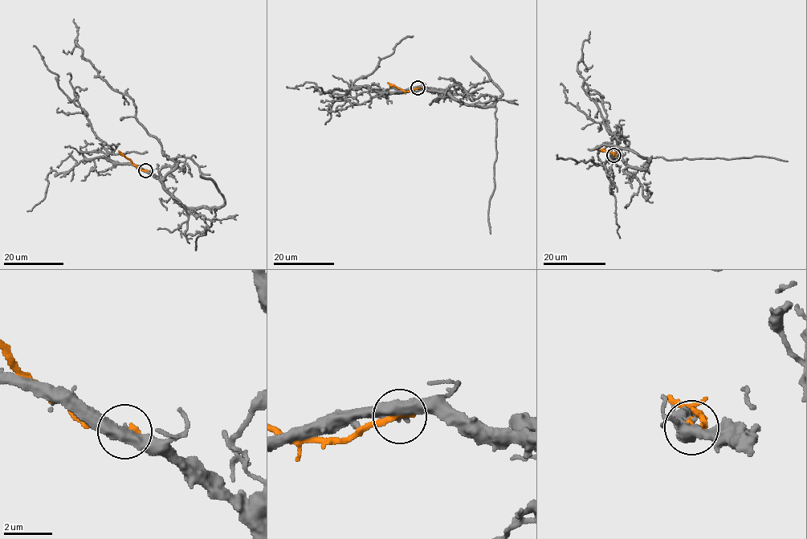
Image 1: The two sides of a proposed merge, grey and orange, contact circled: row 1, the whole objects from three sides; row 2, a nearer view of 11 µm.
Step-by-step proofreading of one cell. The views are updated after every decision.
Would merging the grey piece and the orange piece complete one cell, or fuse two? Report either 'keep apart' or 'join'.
keep apart

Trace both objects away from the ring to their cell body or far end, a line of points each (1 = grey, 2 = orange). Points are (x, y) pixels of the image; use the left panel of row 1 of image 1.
1: (145, 171), (163, 178), (175, 164), (137, 120), (132, 99), (112, 89), (84, 58), (74, 19)
2: (145, 171), (134, 165), (119, 150)

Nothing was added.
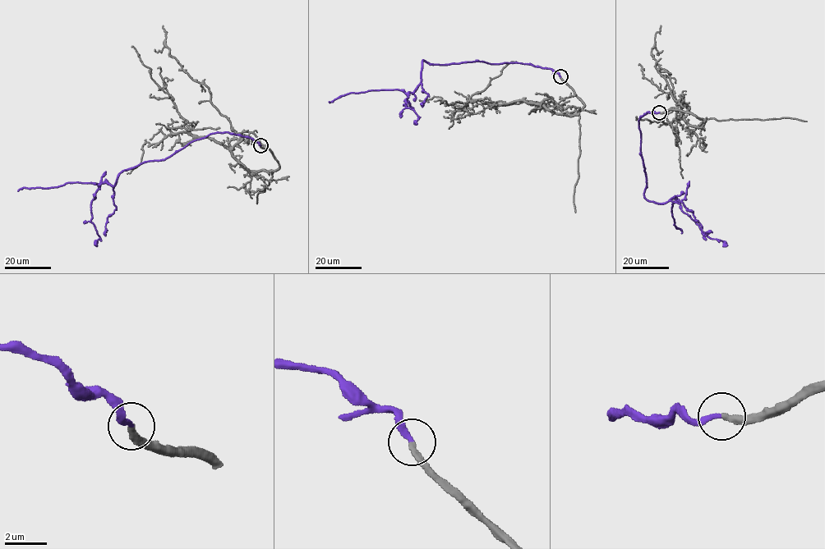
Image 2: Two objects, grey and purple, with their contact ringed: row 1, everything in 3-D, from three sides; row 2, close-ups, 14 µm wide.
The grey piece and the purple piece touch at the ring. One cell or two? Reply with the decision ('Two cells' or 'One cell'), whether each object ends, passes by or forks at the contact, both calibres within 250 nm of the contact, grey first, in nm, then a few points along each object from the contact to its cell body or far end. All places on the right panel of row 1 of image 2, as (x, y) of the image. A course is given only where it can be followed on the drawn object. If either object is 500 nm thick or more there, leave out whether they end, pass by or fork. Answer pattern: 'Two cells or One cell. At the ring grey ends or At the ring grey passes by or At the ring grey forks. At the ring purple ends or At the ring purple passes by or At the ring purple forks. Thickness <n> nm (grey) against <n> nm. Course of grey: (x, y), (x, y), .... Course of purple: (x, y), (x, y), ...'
One cell. At the ring grey ends. At the ring purple ends. Thickness 300 nm (grey) against 260 nm. Course of grey: (659, 112), (679, 110), (703, 122), (701, 127), (686, 121), (680, 103), (657, 71), (652, 48), (661, 25). Course of purple: (659, 112), (648, 112), (638, 121), (647, 178), (644, 196), (665, 203), (675, 197), (671, 212), (681, 233)

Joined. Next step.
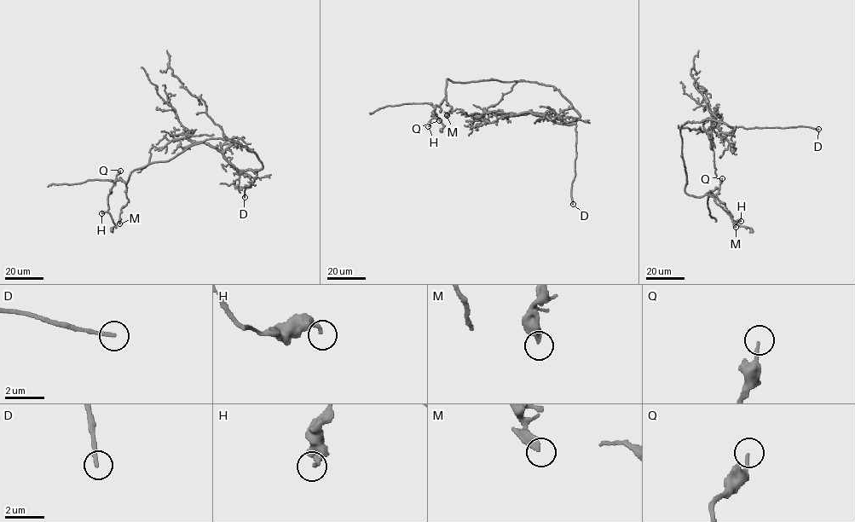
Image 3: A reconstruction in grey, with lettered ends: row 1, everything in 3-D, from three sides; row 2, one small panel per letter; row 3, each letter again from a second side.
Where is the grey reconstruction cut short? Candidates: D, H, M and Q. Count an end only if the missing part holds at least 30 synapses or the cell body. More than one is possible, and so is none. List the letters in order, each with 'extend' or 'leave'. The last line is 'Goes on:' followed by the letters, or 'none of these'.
D: extend
H: leave
M: leave
Q: leave
Goes on: D

